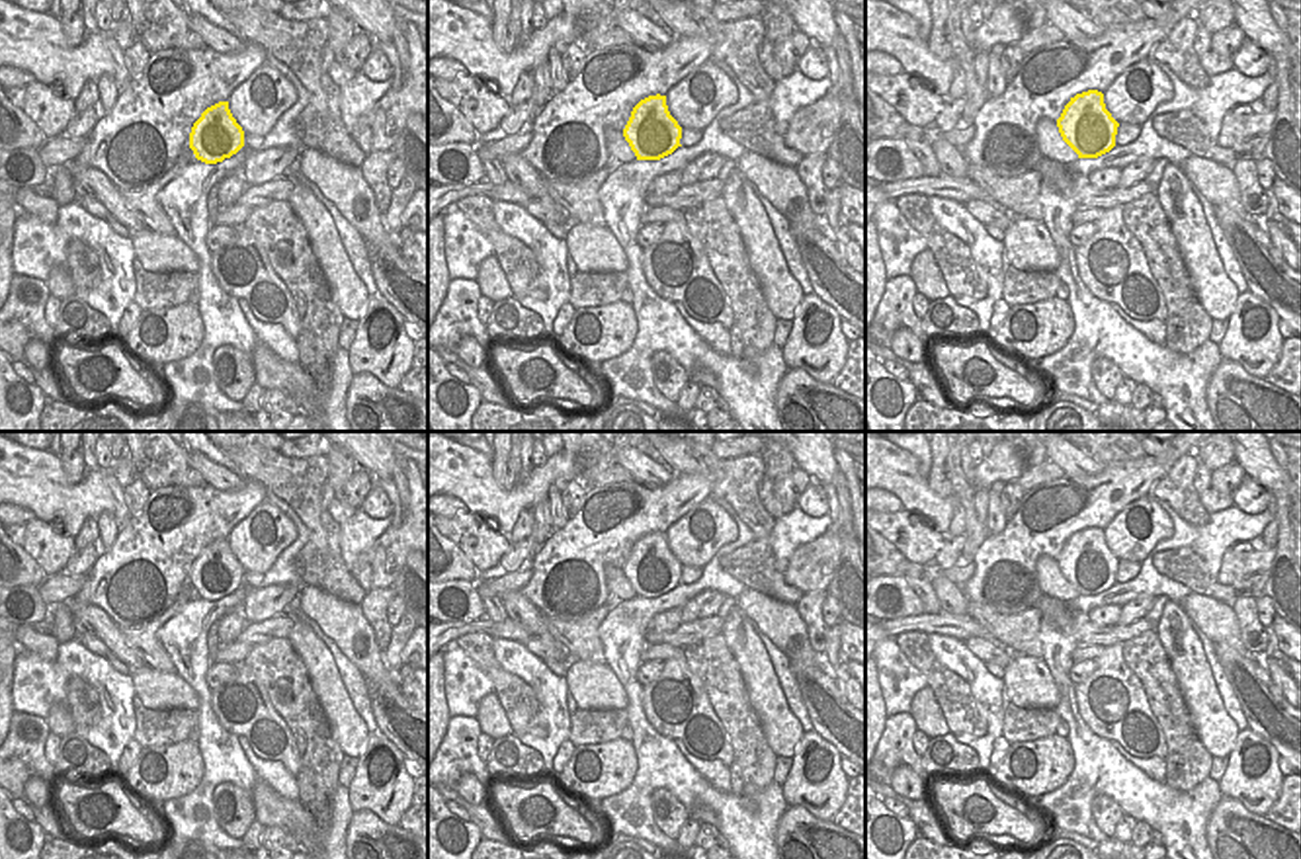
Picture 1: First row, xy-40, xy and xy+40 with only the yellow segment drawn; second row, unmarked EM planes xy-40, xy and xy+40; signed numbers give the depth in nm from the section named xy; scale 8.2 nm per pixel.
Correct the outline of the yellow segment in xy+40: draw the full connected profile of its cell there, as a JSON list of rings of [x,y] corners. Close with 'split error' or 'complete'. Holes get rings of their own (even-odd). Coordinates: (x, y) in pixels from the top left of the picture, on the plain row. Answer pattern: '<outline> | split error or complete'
[[[1088,527],[1070,535],[1057,564],[1078,595],[1098,595],[1115,584],[1119,560],[1106,547],[1104,531]]] | complete

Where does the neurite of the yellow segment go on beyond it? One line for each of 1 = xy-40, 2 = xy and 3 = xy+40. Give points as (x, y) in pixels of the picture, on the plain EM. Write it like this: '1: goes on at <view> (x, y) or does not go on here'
1: does not go on here
2: does not go on here
3: does not go on here

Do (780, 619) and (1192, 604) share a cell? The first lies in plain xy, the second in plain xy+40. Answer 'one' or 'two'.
one

